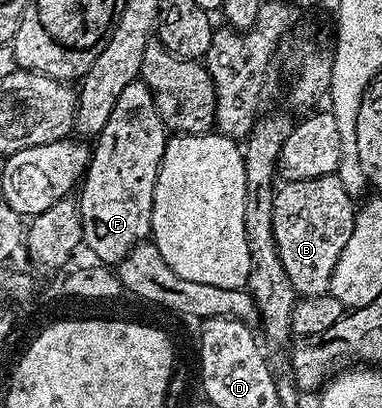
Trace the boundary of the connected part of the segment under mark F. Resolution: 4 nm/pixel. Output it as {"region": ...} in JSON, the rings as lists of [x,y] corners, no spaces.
{"region":[[[140,81],[119,93],[111,121],[103,125],[91,147],[89,168],[79,187],[81,237],[94,260],[116,265],[137,243],[150,238],[155,181],[163,161],[167,128],[157,112],[151,89]]]}

